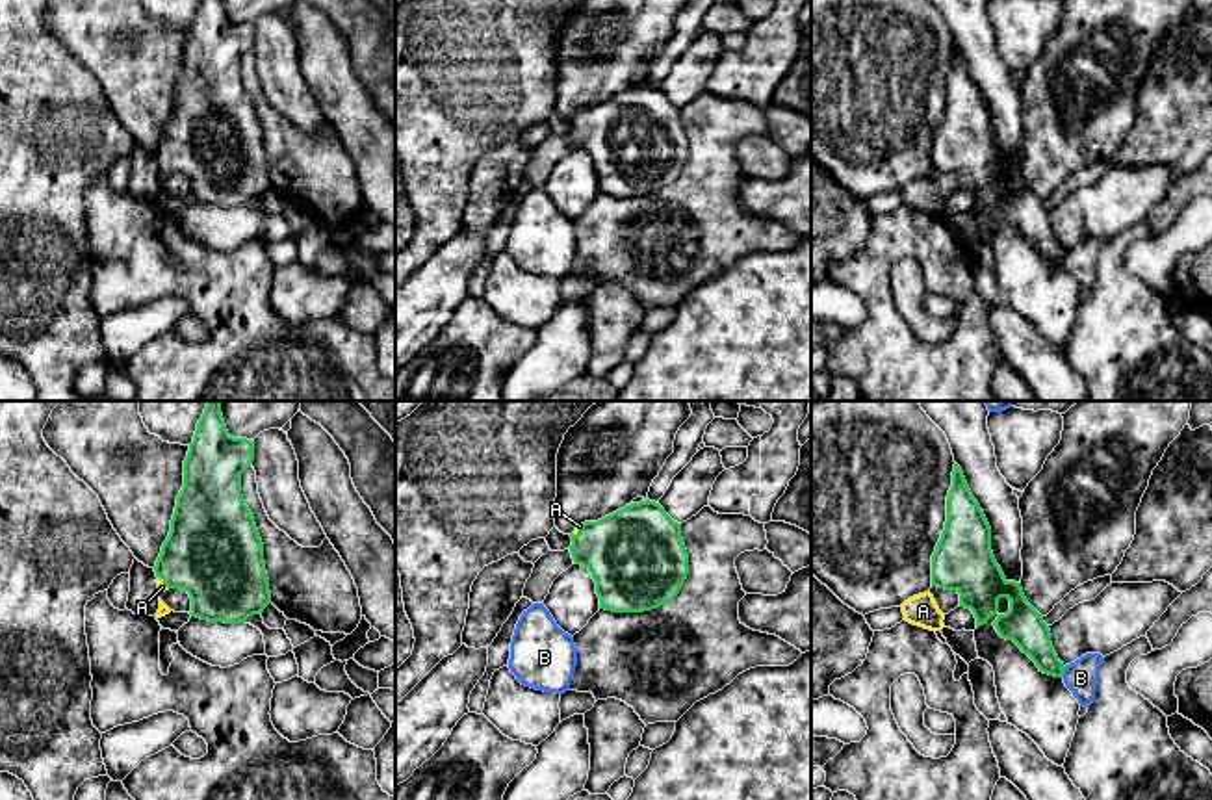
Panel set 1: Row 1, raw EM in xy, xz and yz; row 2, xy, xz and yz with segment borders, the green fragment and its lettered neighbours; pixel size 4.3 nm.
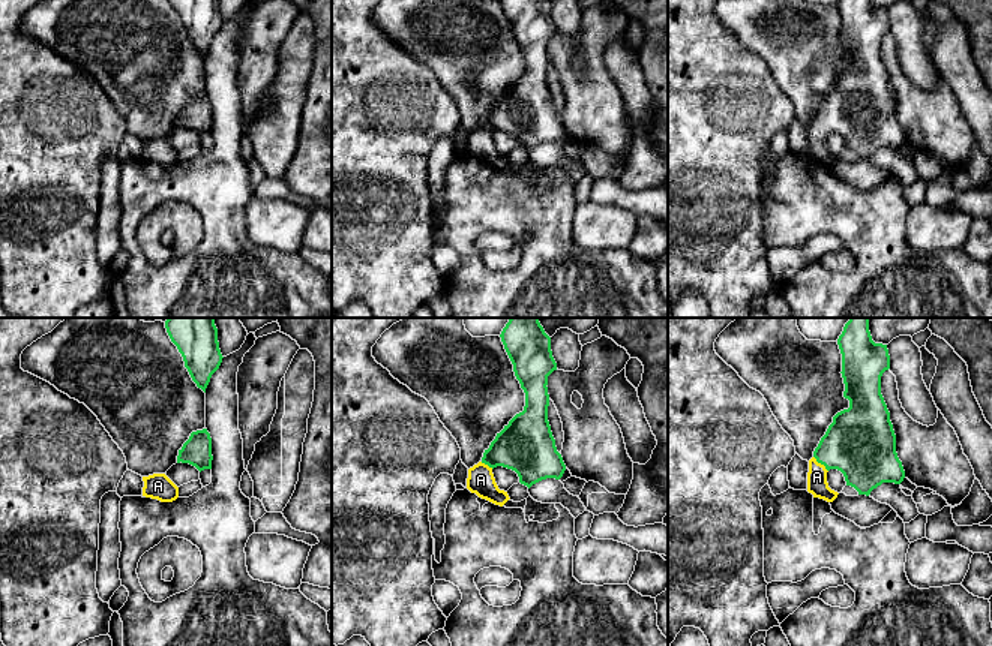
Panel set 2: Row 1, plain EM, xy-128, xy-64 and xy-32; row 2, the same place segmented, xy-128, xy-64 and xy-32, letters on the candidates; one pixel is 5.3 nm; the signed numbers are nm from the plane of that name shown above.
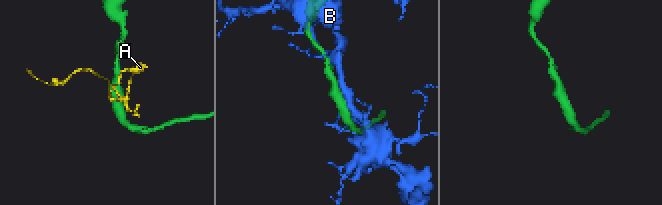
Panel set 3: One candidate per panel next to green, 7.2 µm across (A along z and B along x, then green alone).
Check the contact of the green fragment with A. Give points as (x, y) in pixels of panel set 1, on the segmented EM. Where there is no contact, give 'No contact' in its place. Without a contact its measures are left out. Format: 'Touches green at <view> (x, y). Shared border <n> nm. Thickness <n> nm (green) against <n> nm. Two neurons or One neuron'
Touches green at xy (164, 583). Shared border 80 nm. Thickness 420 nm (green) against 40 nm. One neuron

